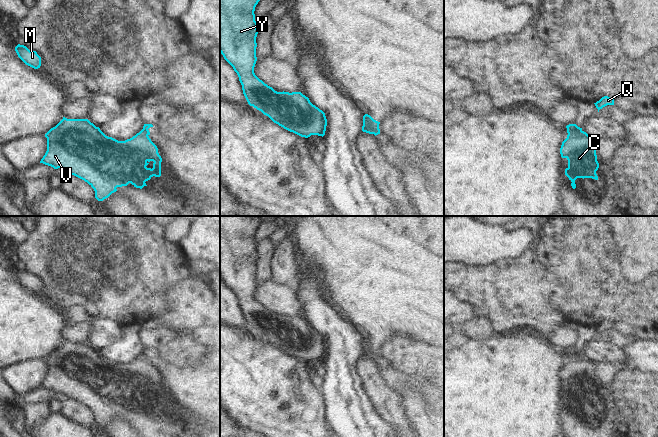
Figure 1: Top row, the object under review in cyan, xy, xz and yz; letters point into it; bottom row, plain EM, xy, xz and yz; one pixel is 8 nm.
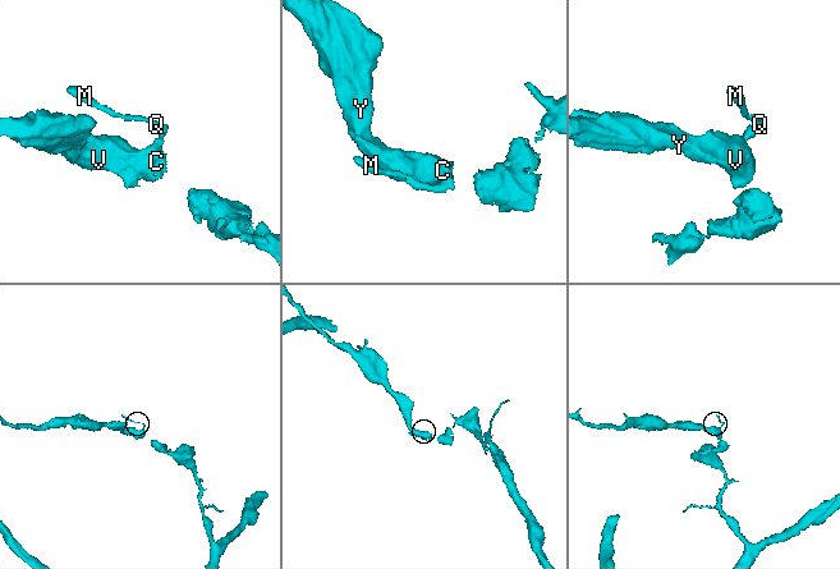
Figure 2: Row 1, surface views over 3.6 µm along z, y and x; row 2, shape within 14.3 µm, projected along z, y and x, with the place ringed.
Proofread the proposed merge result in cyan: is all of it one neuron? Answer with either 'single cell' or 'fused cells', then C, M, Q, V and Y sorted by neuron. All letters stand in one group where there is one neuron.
fused cells; groups C V Y / M Q

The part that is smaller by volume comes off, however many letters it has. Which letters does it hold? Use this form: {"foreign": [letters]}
{"foreign": ["M", "Q"]}

